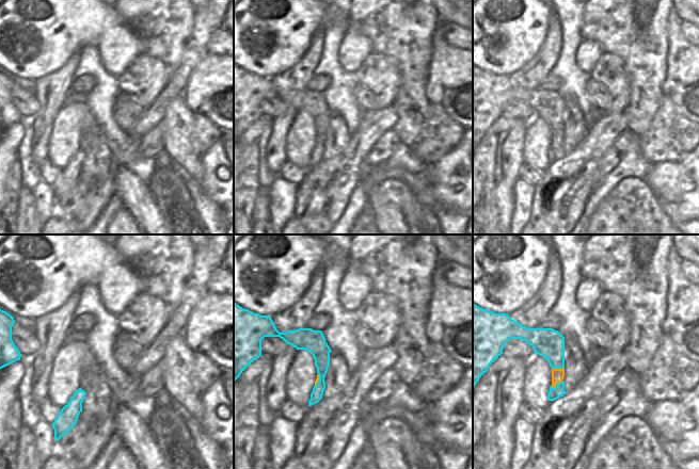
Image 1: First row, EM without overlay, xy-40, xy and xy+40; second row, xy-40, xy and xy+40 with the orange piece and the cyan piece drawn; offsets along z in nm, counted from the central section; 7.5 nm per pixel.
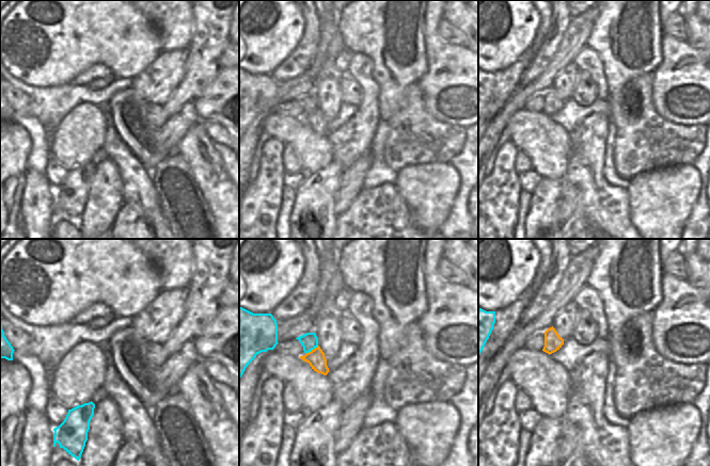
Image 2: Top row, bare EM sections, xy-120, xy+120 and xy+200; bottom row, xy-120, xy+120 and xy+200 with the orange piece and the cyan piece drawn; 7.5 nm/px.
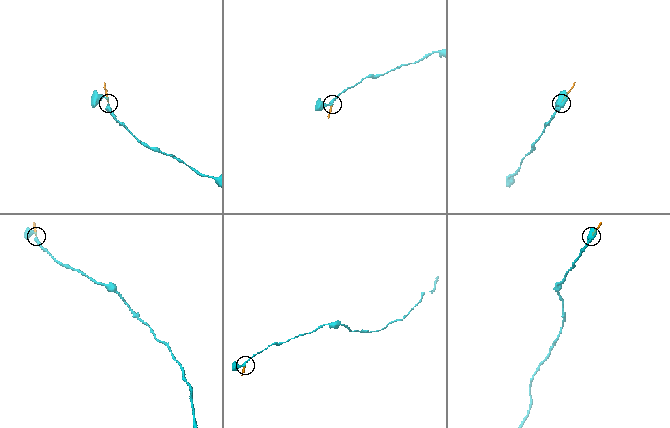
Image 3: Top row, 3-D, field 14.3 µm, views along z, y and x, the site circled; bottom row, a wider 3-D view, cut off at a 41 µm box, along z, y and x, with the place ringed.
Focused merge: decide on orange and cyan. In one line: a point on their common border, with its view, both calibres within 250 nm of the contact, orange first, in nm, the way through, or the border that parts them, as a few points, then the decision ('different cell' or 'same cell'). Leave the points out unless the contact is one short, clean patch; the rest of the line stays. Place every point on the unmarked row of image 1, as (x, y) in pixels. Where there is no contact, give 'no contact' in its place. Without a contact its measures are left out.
contact xy+40 (558, 130); calibres 100 and 220 nm; way xy+40 (557, 135), (558, 130), (555, 115), (550, 104); same cell

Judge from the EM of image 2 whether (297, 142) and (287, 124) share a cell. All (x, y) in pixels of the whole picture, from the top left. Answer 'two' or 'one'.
one

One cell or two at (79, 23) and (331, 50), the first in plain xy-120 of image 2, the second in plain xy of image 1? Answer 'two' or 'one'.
two

